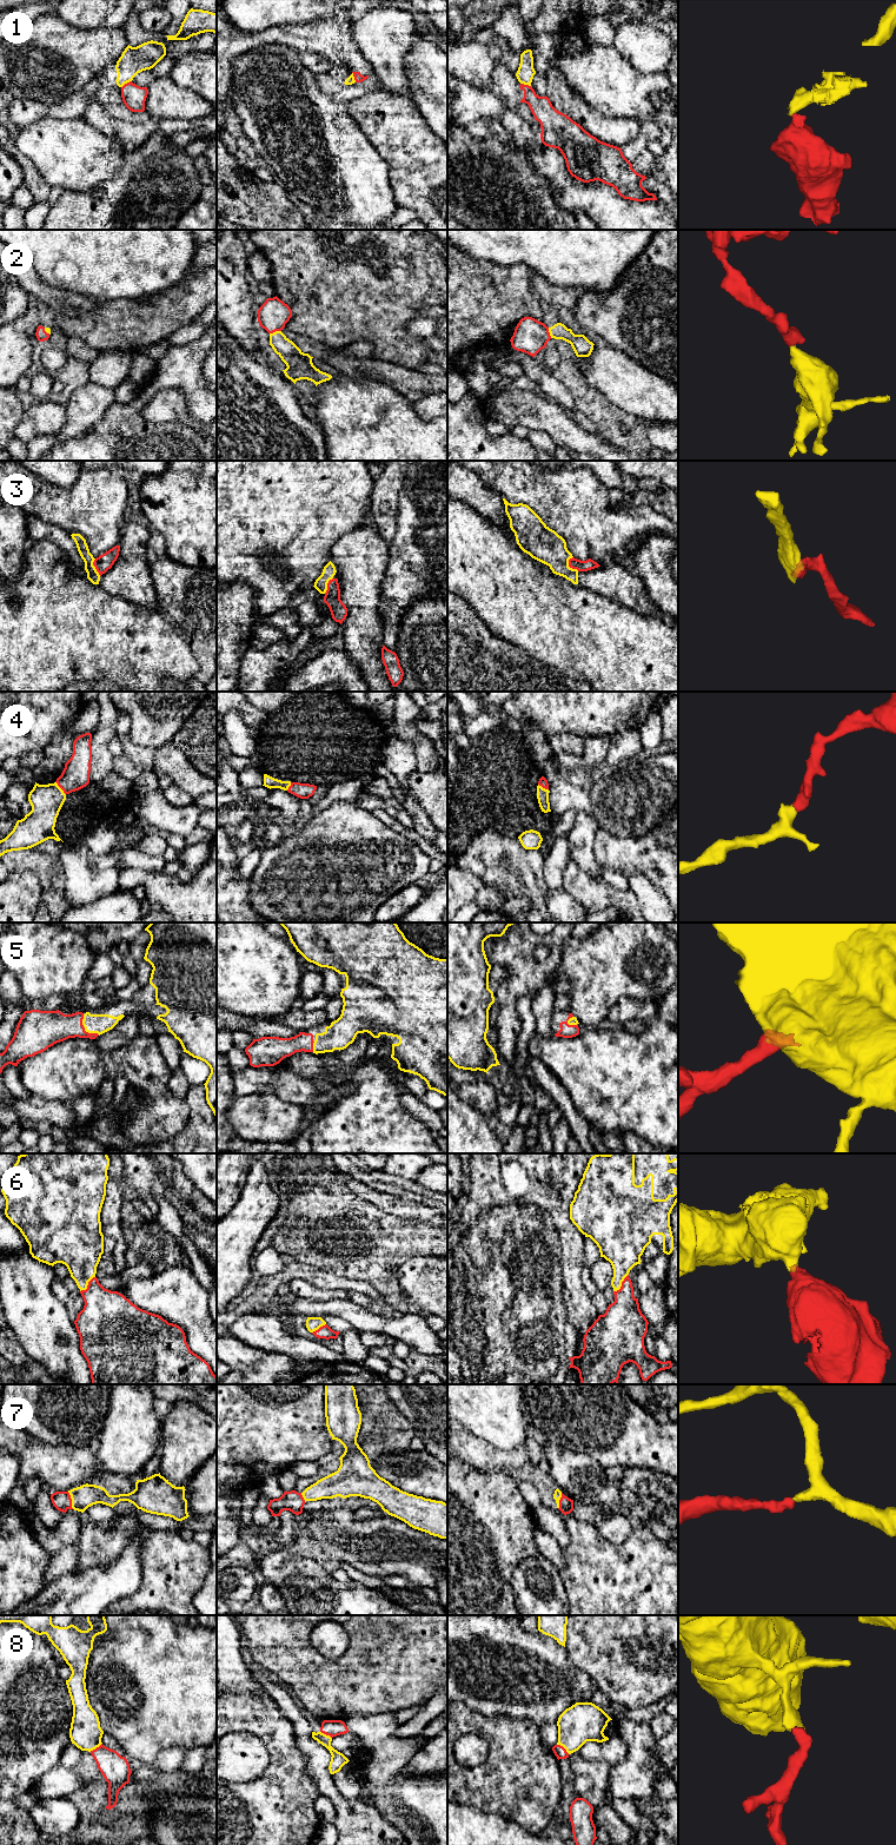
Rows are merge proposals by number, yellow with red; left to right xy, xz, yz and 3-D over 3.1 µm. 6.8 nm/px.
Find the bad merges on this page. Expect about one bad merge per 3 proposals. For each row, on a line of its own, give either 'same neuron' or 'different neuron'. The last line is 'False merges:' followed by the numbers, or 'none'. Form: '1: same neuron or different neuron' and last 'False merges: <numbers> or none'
1: different neuron
2: same neuron
3: same neuron
4: same neuron
5: same neuron
6: same neuron
7: same neuron
8: same neuron
False merges: 1

